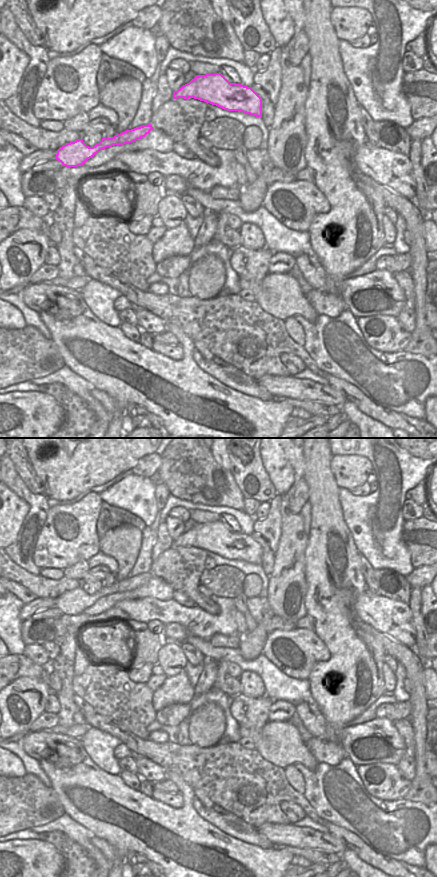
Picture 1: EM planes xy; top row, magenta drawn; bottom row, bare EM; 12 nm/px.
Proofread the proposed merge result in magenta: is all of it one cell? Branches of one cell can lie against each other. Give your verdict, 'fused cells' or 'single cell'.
single cell

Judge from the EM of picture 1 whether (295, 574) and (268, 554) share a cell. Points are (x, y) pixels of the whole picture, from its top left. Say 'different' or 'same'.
different

